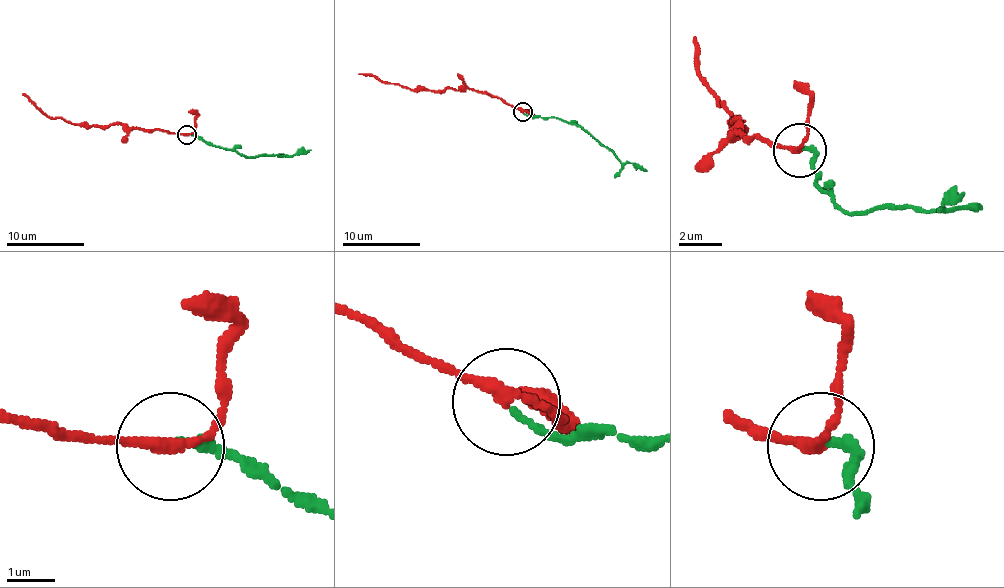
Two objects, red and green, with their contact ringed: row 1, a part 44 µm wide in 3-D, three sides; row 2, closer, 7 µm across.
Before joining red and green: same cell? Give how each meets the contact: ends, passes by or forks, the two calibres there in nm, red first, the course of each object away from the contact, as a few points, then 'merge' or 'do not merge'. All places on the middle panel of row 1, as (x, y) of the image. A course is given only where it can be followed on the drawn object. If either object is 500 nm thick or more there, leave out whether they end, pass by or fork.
red passes by | green ends | 240/160 nm | red via (522, 111), (499, 97), (468, 88), (409, 90), (382, 82), (371, 74), (359, 74) | green via (524, 113), (555, 117), (584, 128), (623, 163), (634, 163), (646, 171) | merge

